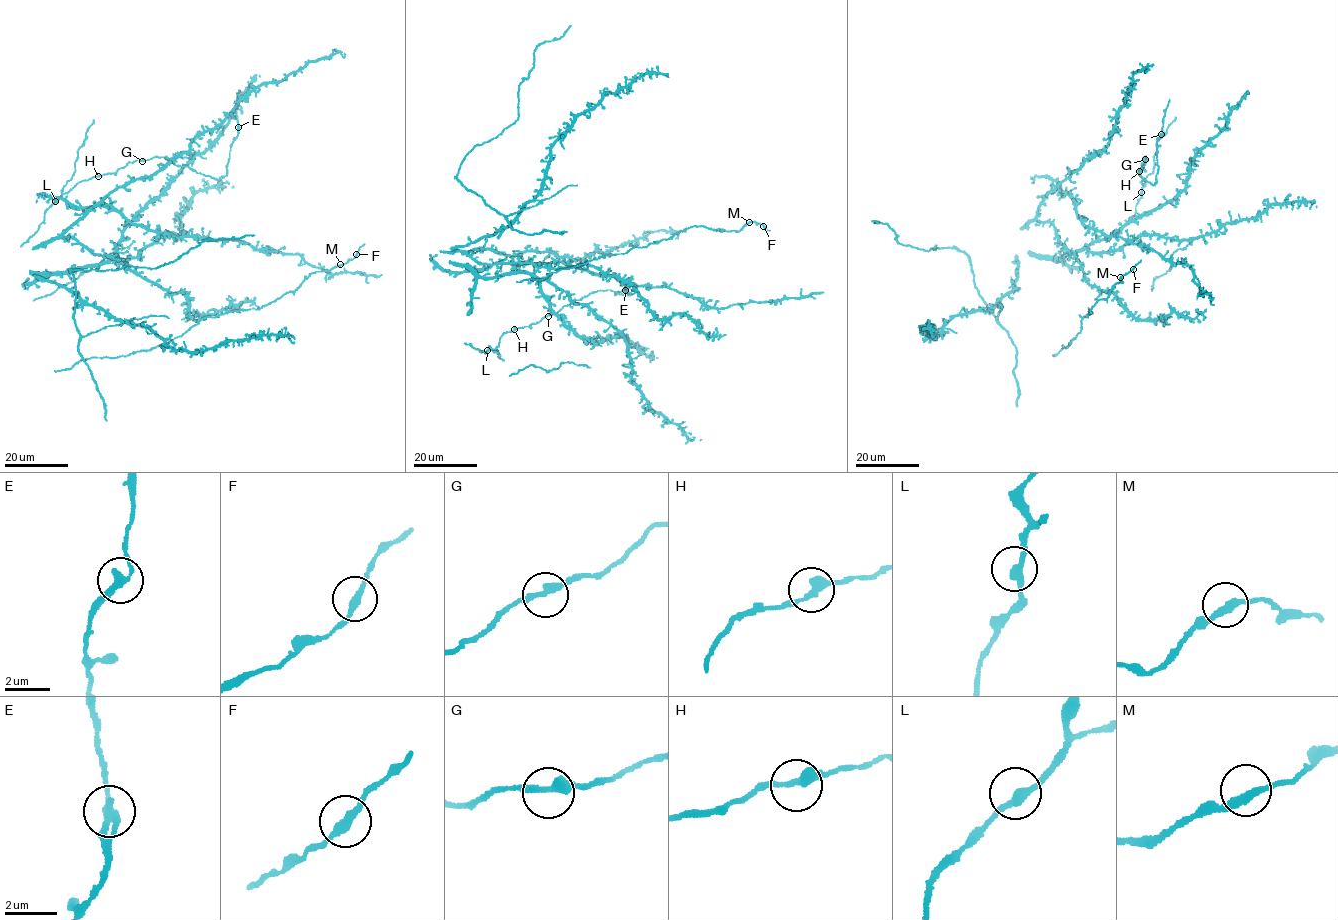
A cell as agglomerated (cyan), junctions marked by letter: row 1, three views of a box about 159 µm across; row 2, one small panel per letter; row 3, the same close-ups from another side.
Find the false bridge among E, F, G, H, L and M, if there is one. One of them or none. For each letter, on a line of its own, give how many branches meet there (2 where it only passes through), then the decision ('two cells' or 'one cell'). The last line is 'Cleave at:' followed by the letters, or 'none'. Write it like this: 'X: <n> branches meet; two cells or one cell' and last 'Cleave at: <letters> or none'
E: 2 branches meet; one cell
F: 2 branches meet; one cell
G: 2 branches meet; one cell
H: 2 branches meet; one cell
L: 2 branches meet; one cell
M: 2 branches meet; one cell
Cleave at: none

